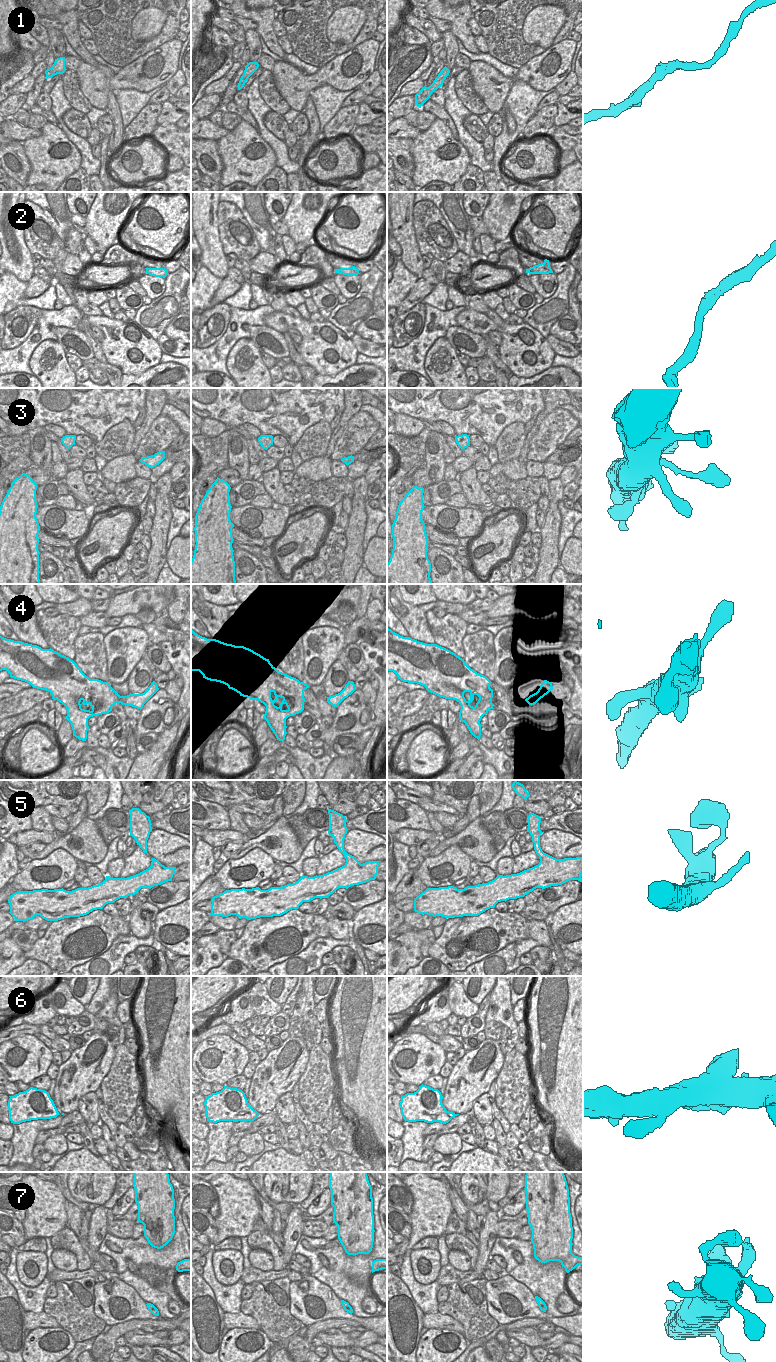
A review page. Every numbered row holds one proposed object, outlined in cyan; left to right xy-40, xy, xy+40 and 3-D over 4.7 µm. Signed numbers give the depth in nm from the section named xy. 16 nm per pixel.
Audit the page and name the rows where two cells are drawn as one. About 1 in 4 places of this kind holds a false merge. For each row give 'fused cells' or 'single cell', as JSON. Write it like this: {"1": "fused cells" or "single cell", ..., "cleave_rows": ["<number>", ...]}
{"1": "single cell", "2": "single cell", "3": "single cell", "4": "single cell", "5": "single cell", "6": "single cell", "7": "single cell", "cleave_rows": []}

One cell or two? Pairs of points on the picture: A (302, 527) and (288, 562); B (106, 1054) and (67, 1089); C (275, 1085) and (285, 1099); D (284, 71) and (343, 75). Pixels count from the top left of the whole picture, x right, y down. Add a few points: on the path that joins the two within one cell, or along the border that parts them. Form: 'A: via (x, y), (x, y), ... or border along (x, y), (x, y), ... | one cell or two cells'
A: via (302, 537), (305, 542), (304, 551), (298, 554) | one cell
B: via (100, 1066), (97, 1072), (83, 1073), (79, 1077) | one cell
C: border along (290, 1091), (287, 1091), (278, 1098), (274, 1110) | two cells
D: via (299, 79), (319, 79), (328, 75) | one cell

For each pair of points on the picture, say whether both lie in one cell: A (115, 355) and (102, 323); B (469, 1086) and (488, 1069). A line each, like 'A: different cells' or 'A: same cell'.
A: same cell
B: same cell

